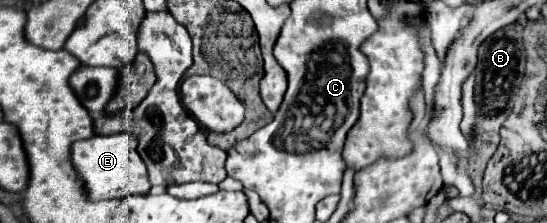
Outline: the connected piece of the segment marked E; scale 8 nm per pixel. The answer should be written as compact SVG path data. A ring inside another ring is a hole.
M128 133L116 135L94 135L92 139L84 139L72 145L72 163L78 173L82 173L82 181L86 185L90 199L114 199L126 195L146 195L150 191L148 171L142 157L136 151L136 137Z

